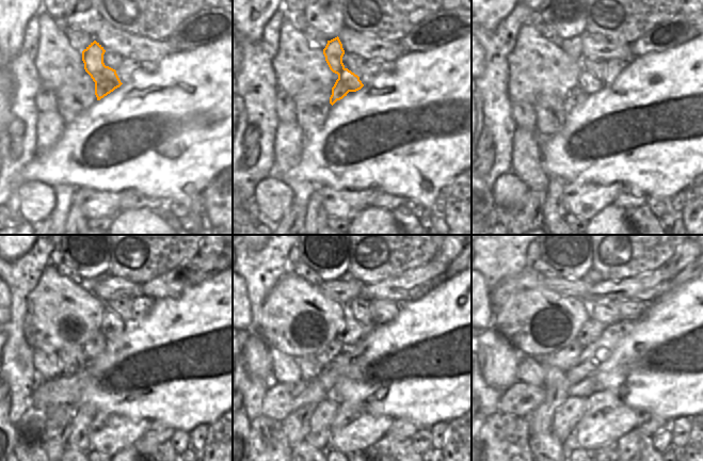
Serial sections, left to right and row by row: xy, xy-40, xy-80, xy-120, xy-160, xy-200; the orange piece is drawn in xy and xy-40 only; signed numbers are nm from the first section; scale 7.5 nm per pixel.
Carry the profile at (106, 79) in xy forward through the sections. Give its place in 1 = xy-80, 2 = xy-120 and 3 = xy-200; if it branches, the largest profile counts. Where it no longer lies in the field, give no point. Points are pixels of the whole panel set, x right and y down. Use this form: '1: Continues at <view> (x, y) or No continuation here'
1: Continues at xy-80 (589, 84)
2: Continues at xy-120 (112, 327)
3: Continues at xy-200 (591, 331)

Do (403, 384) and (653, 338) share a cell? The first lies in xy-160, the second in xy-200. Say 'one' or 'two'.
one

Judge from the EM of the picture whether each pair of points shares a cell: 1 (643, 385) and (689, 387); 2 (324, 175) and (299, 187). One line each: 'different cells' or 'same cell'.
1: same cell
2: different cells

